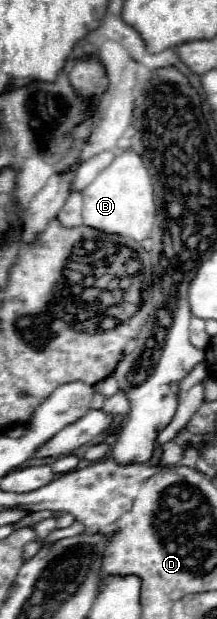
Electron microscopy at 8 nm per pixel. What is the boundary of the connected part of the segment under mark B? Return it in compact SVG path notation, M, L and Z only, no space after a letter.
M125 150L83 190L83 224L141 242L143 238L151 236L153 222L155 222L153 180L147 168L143 166L139 154L135 154L133 150Z

